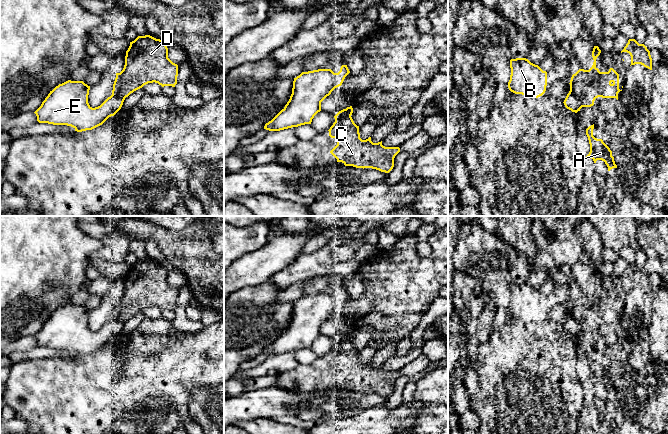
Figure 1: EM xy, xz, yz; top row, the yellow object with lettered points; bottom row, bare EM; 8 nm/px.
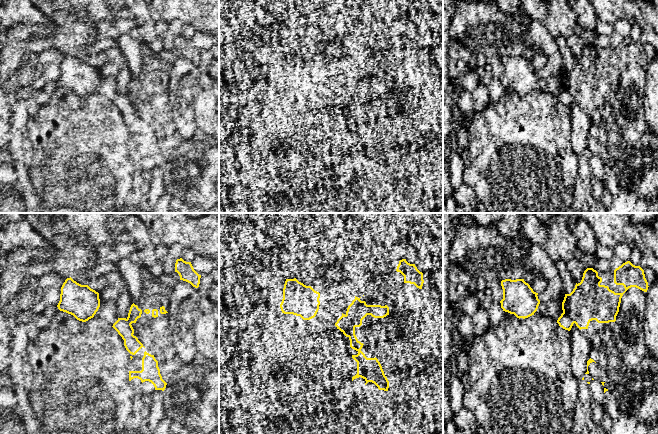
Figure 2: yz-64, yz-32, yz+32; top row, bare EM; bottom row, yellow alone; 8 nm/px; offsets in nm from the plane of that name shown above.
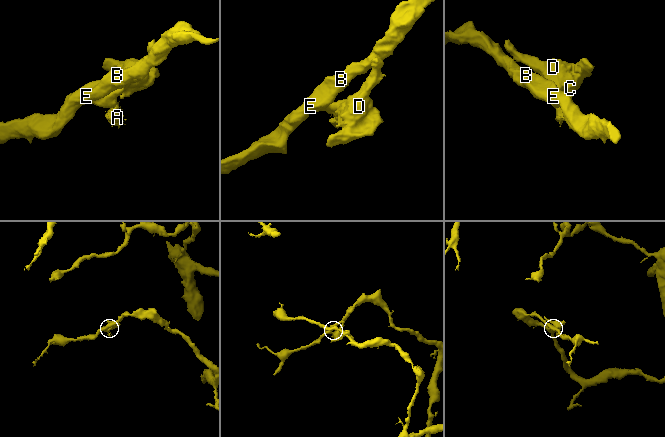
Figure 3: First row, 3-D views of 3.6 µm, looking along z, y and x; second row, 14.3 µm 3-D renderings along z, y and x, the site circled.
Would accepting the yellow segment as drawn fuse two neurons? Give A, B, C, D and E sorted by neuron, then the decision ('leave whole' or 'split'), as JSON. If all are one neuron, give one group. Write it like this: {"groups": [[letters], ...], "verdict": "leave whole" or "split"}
{"groups": [["A", "B", "E"], ["C", "D"]], "verdict": "split"}

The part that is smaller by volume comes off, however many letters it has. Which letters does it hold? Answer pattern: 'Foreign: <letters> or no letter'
Foreign: C, D

